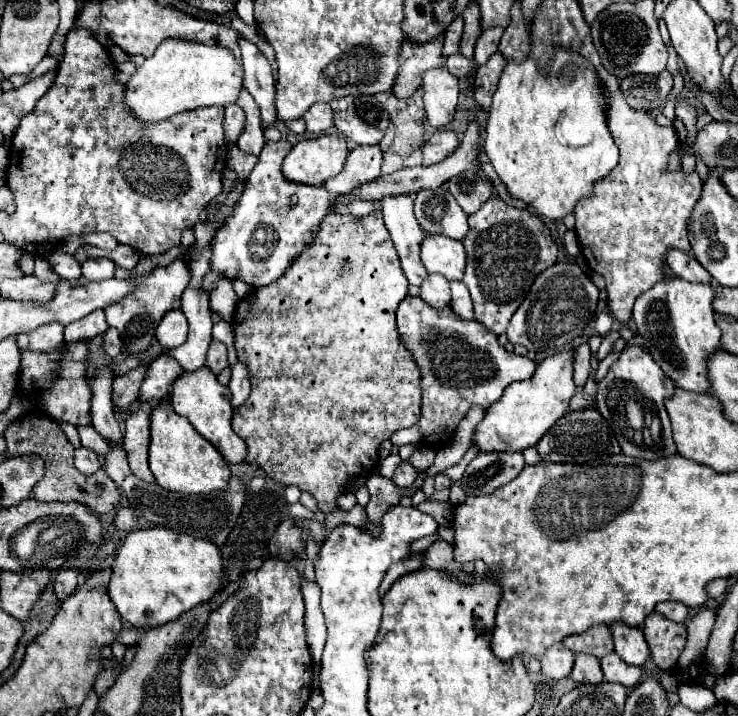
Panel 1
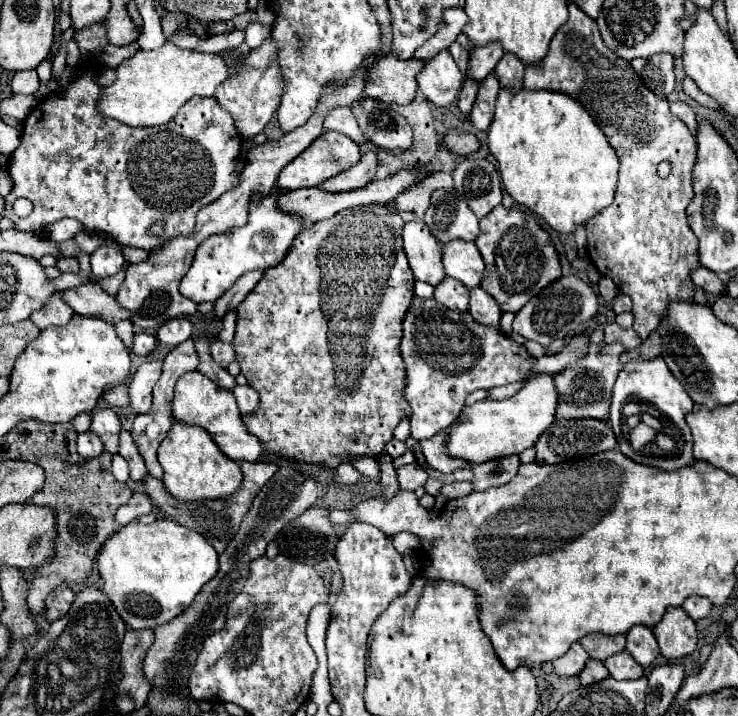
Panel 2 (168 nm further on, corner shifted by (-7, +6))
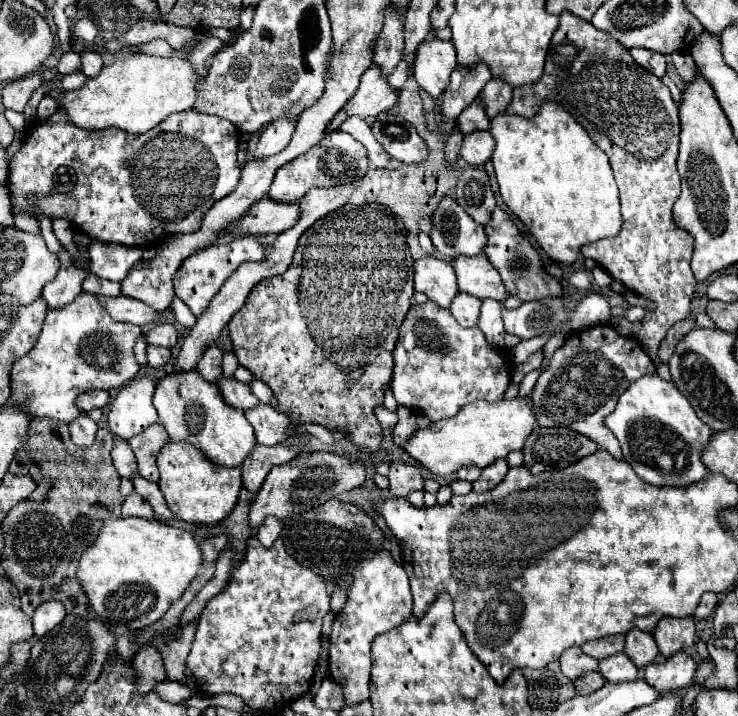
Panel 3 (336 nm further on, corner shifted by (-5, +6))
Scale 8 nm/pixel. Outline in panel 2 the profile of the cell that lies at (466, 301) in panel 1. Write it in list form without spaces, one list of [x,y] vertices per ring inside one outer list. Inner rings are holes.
[[[474,287],[470,289],[470,307],[468,313],[480,321],[482,325],[498,325],[500,323],[500,307],[496,305],[494,297],[484,293],[482,287]]]

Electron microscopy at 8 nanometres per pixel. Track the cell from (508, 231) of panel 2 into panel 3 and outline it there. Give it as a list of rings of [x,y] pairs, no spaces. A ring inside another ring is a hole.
[[[496,207],[496,211],[494,211],[492,225],[486,227],[486,235],[488,235],[488,245],[486,245],[484,253],[488,255],[488,259],[492,261],[492,265],[496,269],[500,269],[500,277],[502,277],[502,281],[506,281],[506,289],[508,289],[510,295],[516,295],[522,301],[560,297],[560,293],[562,293],[560,281],[552,279],[544,271],[542,261],[538,259],[538,251],[530,245],[528,237],[522,235],[516,229],[516,225],[512,223],[512,219],[500,207]]]

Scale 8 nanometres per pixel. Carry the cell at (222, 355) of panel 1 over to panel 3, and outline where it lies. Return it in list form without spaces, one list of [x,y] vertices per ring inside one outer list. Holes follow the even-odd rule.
[[[208,347],[200,357],[196,371],[208,381],[216,383],[222,377],[222,351],[218,347]]]

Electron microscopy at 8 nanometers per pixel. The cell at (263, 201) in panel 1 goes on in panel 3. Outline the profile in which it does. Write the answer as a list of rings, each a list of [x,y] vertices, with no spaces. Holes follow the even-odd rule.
[[[234,237],[230,243],[216,243],[186,257],[174,275],[176,297],[190,307],[194,317],[200,317],[208,309],[208,303],[212,301],[212,297],[220,291],[224,281],[238,269],[240,263],[264,259],[264,245],[266,245],[264,239],[270,239],[270,237]]]

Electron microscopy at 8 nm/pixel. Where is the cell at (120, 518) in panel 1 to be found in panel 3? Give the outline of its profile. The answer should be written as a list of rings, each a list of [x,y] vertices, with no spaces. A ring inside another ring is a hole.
[[[132,493],[124,499],[122,505],[122,517],[144,517],[154,519],[154,511],[150,509],[150,503],[146,503],[138,493]]]

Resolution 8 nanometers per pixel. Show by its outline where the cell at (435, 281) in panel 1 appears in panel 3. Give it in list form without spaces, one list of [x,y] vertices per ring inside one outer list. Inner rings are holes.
[[[458,293],[450,305],[450,313],[462,327],[476,327],[478,315],[480,315],[482,301],[476,297],[470,297],[468,293]]]

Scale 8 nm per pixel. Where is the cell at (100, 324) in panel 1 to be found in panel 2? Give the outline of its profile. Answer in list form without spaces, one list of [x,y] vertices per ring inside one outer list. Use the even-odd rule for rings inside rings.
[[[118,321],[118,323],[112,323],[112,327],[116,329],[116,333],[120,335],[120,339],[124,341],[126,347],[132,347],[132,335],[134,335],[134,327],[130,321]]]

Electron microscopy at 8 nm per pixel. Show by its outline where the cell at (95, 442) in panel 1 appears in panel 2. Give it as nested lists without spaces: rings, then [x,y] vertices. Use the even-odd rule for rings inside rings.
[[[116,453],[116,455],[112,455],[112,473],[114,473],[114,477],[118,479],[118,481],[128,481],[130,479],[130,475],[128,475],[128,463]]]

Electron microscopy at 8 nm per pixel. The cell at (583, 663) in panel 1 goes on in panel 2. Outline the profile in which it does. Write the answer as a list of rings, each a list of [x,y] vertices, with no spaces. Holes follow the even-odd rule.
[[[590,659],[578,677],[580,677],[580,683],[582,685],[590,685],[590,683],[596,683],[600,679],[606,679],[608,675],[610,673],[608,673],[608,669],[606,669],[606,665],[602,661]]]

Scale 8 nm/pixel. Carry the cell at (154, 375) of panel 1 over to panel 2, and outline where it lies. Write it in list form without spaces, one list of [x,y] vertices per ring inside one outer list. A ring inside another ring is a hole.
[[[154,357],[138,367],[130,381],[130,407],[134,415],[148,413],[152,405],[152,387],[158,383],[162,375],[162,357]]]

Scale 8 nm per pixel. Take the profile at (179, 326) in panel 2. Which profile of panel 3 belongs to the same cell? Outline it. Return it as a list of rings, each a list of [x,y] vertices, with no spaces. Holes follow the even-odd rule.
[[[158,323],[158,325],[154,325],[148,331],[146,343],[148,345],[156,345],[156,347],[168,347],[168,349],[172,349],[178,343],[178,331],[170,323]]]

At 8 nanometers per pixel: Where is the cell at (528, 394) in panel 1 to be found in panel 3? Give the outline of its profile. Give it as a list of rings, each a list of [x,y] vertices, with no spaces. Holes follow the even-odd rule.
[[[512,399],[512,401],[476,401],[474,405],[466,405],[456,417],[442,419],[432,423],[428,429],[418,429],[406,443],[404,451],[416,459],[422,467],[438,477],[446,477],[456,473],[460,467],[480,467],[492,465],[496,459],[506,457],[514,449],[522,449],[524,439],[536,425],[534,409],[530,409],[528,399]]]

